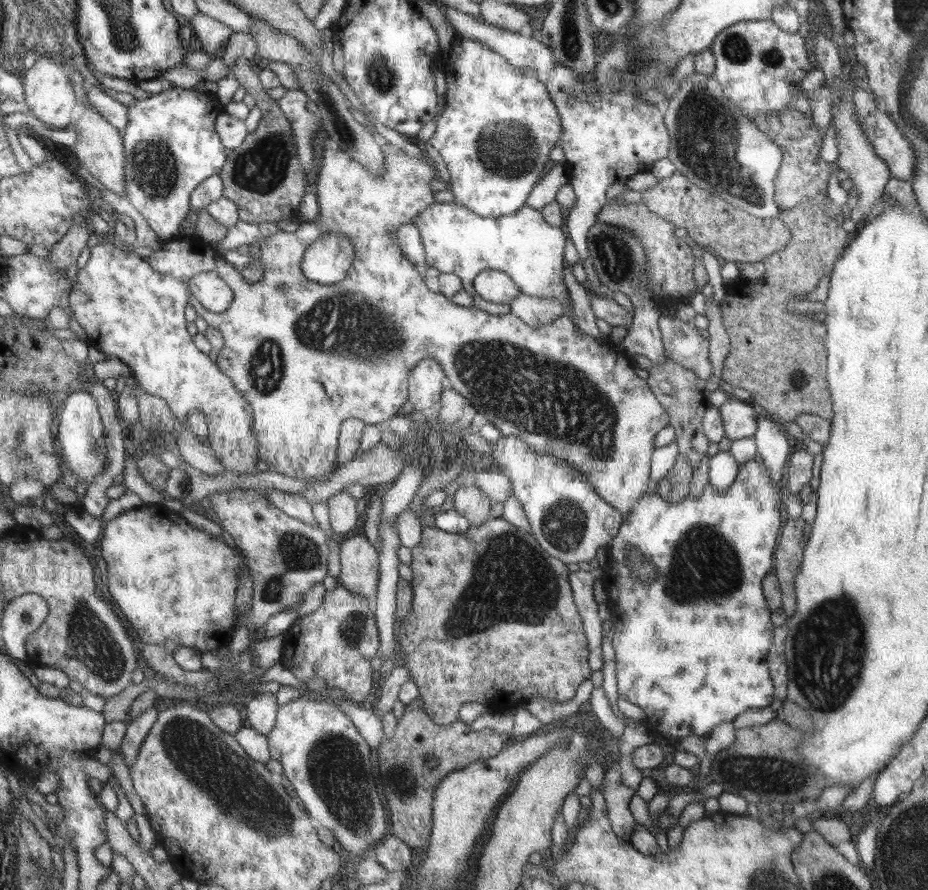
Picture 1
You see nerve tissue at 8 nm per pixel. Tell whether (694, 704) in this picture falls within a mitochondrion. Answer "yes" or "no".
no

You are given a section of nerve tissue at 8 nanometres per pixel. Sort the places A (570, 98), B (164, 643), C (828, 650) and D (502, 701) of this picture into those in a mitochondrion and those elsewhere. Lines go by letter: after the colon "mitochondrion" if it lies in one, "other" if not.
A: mitochondrion
B: other
C: mitochondrion
D: other

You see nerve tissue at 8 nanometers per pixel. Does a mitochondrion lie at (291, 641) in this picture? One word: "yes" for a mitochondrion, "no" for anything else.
no

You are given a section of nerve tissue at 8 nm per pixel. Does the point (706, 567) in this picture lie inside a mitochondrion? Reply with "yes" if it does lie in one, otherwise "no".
yes

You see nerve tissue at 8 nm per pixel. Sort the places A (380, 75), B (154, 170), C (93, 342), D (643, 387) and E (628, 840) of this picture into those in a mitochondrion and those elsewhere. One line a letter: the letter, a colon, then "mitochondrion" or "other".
A: mitochondrion
B: mitochondrion
C: other
D: other
E: other

